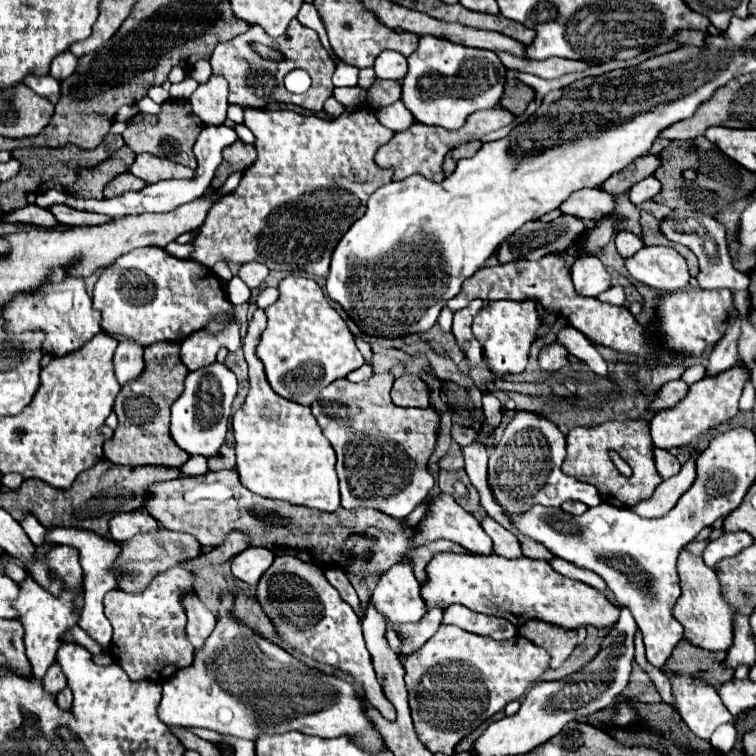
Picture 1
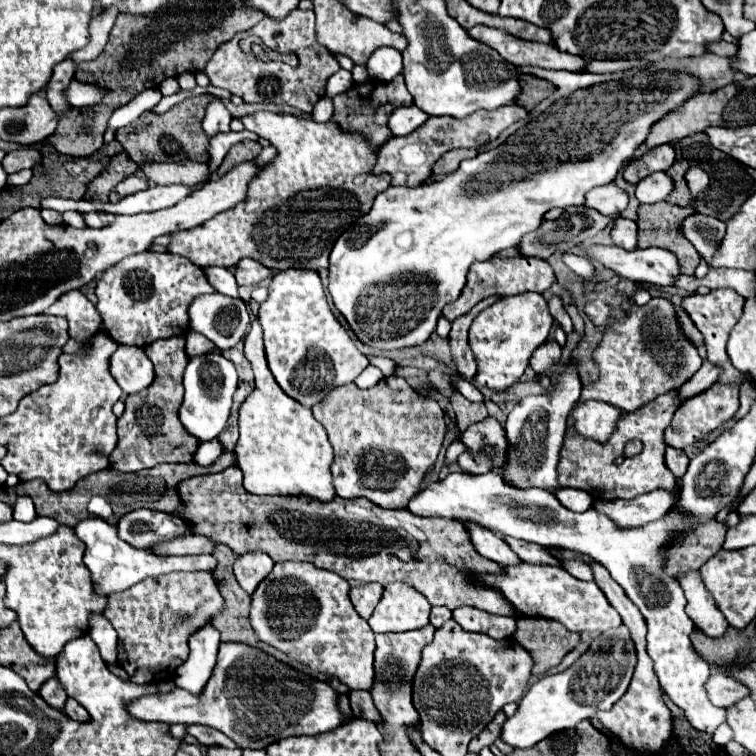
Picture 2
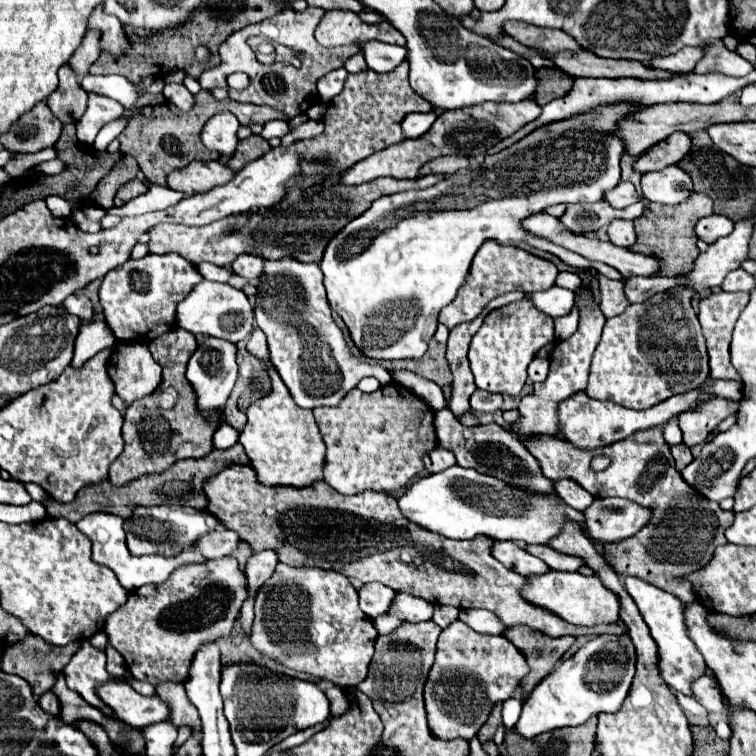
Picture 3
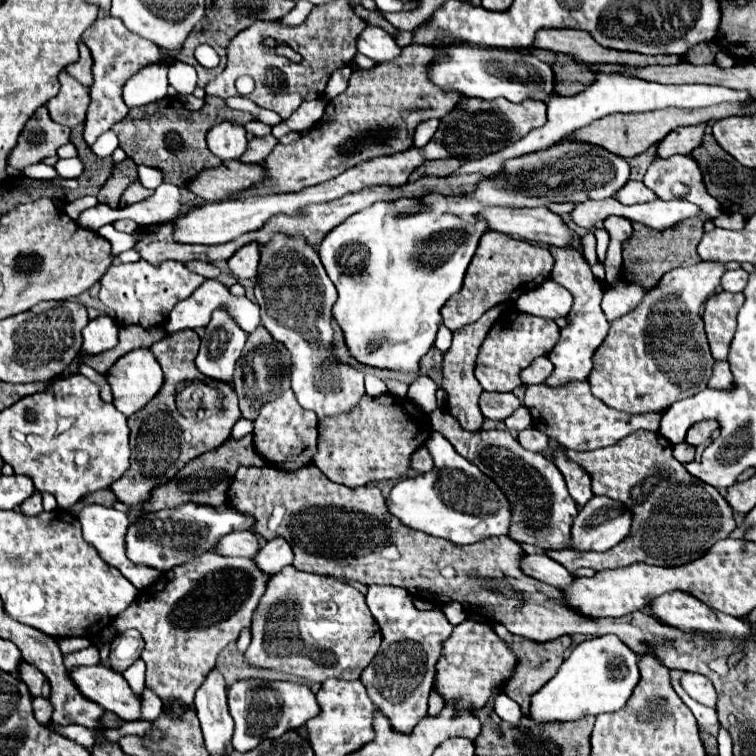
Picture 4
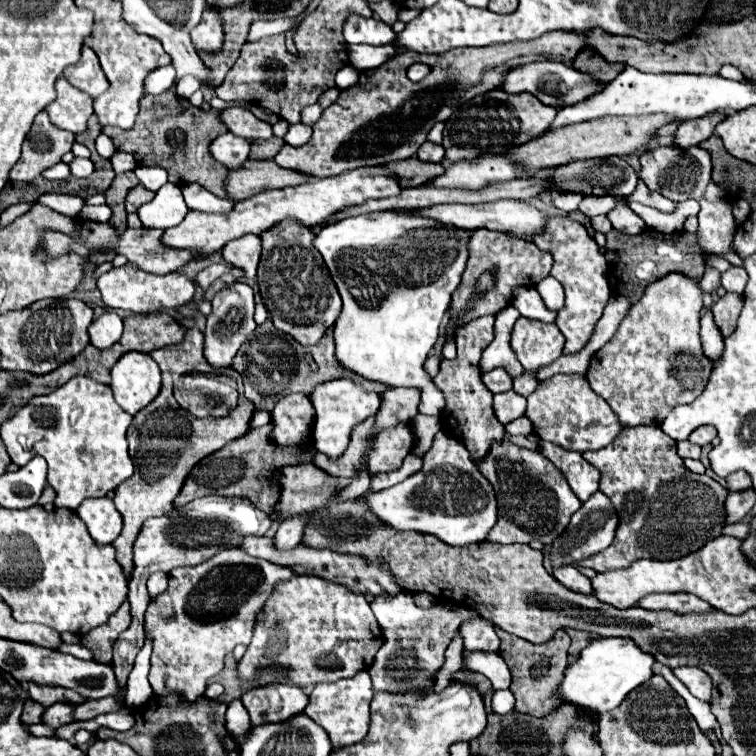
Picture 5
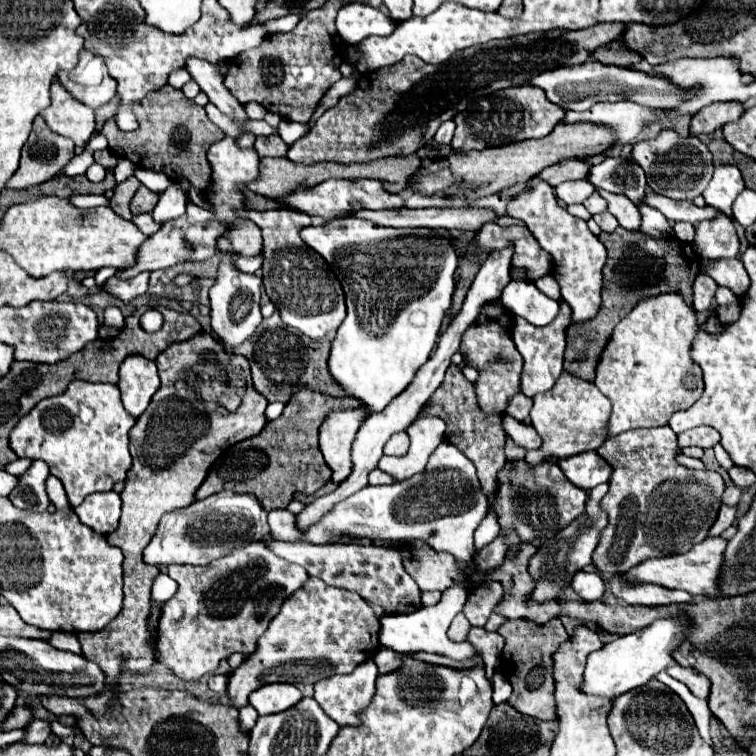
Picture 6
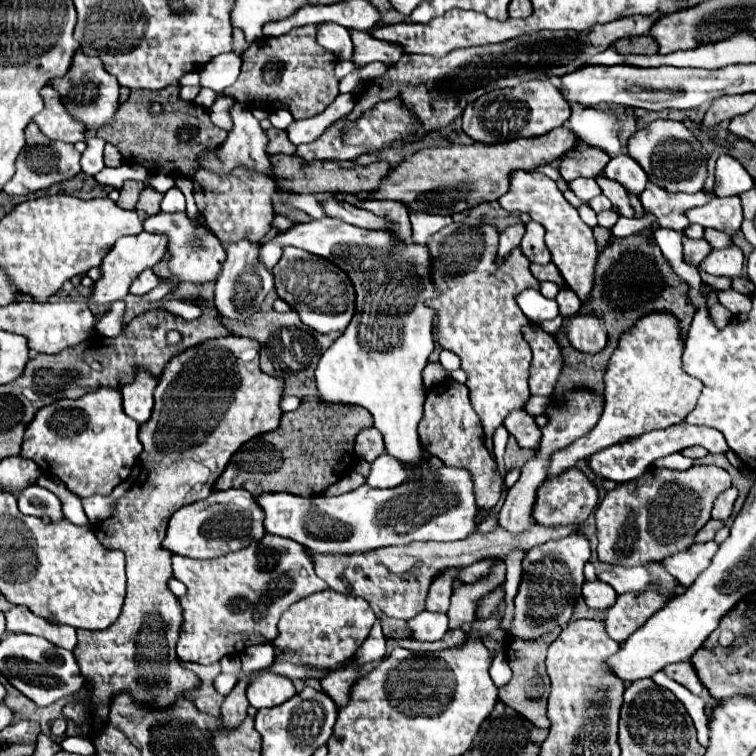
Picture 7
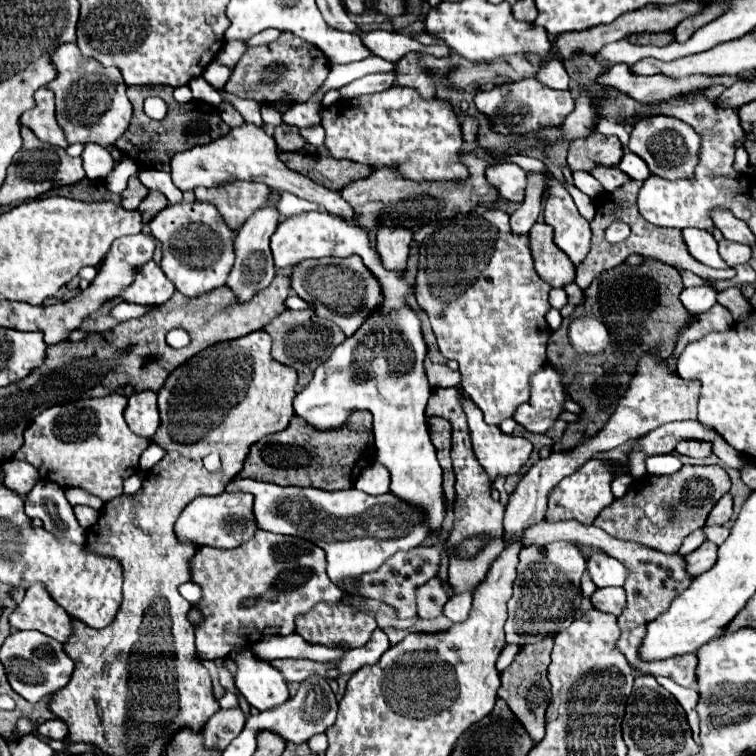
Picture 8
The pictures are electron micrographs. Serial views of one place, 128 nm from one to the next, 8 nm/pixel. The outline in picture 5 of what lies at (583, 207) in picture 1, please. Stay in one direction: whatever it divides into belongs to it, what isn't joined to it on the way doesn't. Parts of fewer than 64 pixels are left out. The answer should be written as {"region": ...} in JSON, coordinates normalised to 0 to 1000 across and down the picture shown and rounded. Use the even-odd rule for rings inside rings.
{"region":[[[844,238],[841,243],[841,254],[836,254],[836,259],[828,259],[828,265],[839,265],[839,267],[847,267],[847,270],[854,270],[854,272],[862,272],[862,275],[870,275],[876,280],[889,280],[892,278],[892,267],[873,259],[873,254],[865,254],[865,251],[857,251],[852,241]]]}

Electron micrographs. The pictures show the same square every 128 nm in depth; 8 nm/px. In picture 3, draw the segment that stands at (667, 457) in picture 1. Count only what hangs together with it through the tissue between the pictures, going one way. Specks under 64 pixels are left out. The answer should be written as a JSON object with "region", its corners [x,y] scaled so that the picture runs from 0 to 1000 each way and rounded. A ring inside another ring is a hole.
{"region":[[[897,587],[897,590],[889,590],[889,603],[892,603],[892,611],[894,611],[894,619],[902,624],[913,611],[915,611],[915,601],[913,601],[913,593],[907,587]]]}

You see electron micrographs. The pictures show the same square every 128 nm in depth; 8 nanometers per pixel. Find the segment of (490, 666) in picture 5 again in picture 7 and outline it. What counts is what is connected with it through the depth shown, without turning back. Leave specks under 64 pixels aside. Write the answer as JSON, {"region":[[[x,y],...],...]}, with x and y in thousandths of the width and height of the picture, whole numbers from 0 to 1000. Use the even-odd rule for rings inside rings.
{"region":[[[590,614],[582,616],[577,627],[569,627],[561,635],[542,635],[524,646],[503,648],[479,640],[476,646],[442,659],[429,659],[429,656],[397,659],[378,651],[365,651],[365,653],[347,653],[341,659],[341,667],[352,677],[349,698],[354,706],[392,714],[394,720],[415,730],[450,730],[450,733],[460,733],[468,728],[492,728],[505,722],[532,722],[548,714],[614,714],[624,709],[632,680],[622,624],[616,619],[598,619]],[[556,810],[537,825],[537,844],[556,849],[577,849],[585,847],[593,831],[593,815],[585,810]]]}

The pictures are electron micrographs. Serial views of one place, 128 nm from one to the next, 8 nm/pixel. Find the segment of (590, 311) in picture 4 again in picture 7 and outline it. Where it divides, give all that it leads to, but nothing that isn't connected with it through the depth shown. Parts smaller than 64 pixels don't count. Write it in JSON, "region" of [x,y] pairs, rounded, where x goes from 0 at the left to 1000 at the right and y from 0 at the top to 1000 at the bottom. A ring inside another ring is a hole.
{"region":[[[680,228],[680,233],[675,235],[675,251],[661,259],[661,272],[680,283],[680,280],[693,280],[698,283],[704,291],[709,291],[712,296],[720,299],[722,310],[722,325],[730,336],[730,347],[738,352],[746,373],[751,381],[757,381],[762,386],[762,392],[767,392],[767,399],[775,402],[780,384],[786,378],[786,354],[791,347],[791,325],[783,310],[783,302],[778,302],[770,288],[765,286],[765,278],[757,275],[749,262],[743,259],[743,254],[738,251],[735,241],[728,238],[725,233],[714,230],[714,228]]]}

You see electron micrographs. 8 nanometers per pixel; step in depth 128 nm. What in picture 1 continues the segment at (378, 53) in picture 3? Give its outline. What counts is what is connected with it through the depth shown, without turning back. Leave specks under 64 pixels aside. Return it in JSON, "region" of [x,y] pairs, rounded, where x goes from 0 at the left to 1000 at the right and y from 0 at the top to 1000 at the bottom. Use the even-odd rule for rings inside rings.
{"region":[[[508,66],[495,82],[495,93],[497,93],[497,103],[532,106],[540,95],[540,82],[537,82],[537,74],[521,66]]]}

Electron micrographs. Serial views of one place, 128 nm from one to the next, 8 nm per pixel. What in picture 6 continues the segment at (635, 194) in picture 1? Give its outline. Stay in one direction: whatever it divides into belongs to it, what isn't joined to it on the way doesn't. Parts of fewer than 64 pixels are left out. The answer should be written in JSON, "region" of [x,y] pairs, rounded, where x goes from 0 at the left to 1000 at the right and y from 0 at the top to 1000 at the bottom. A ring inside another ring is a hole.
{"region":[[[876,172],[868,183],[841,190],[836,209],[849,220],[857,246],[865,254],[892,265],[918,265],[926,259],[944,228],[937,193],[929,190],[921,180],[897,180],[892,172]],[[954,282],[947,283],[944,291],[926,294],[921,299],[921,312],[915,325],[934,344],[974,341],[979,320],[976,320],[968,288]]]}

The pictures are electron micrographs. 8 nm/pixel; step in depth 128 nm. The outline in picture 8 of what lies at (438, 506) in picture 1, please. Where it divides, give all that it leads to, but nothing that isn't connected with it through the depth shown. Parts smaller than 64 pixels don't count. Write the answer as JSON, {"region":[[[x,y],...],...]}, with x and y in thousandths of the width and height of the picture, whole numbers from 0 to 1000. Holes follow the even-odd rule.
{"region":[[[788,778],[788,783],[780,788],[780,796],[788,807],[817,815],[828,799],[825,778]]]}

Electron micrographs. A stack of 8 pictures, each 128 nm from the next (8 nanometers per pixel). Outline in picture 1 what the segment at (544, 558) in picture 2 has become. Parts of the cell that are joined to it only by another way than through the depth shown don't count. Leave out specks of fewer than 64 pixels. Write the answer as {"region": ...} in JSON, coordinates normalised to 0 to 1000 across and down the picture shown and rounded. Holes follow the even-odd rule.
{"region":[[[640,683],[635,688],[635,696],[640,696],[640,704],[651,712],[651,725],[656,733],[667,735],[667,738],[685,738],[690,735],[688,720],[683,714],[680,706],[675,706],[669,698],[664,698],[659,690],[653,690],[651,685]]]}

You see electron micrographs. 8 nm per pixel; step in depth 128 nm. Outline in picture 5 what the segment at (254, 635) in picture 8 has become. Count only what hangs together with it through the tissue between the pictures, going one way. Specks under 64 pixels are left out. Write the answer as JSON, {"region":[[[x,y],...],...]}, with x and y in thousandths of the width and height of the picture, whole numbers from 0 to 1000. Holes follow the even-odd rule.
{"region":[[[317,725],[291,728],[262,749],[230,751],[222,759],[220,783],[201,791],[190,812],[190,833],[201,847],[198,907],[204,918],[235,915],[238,923],[259,929],[275,899],[296,881],[296,868],[315,852],[331,852],[339,812],[368,767],[384,767],[389,759],[381,749],[328,735]]]}

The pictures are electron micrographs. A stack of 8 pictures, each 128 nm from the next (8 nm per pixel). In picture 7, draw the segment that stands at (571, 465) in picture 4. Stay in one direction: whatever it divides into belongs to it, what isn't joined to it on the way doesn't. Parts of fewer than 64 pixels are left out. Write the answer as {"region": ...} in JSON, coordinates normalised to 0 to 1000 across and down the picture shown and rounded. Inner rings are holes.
{"region":[[[680,542],[669,550],[667,566],[683,579],[688,593],[704,593],[709,595],[716,582],[716,569],[706,558],[706,550],[701,550],[693,542]],[[899,558],[899,561],[878,566],[878,569],[865,569],[857,574],[849,574],[847,579],[839,579],[839,582],[812,587],[810,593],[799,593],[794,601],[788,598],[783,606],[778,606],[778,616],[788,630],[794,630],[799,635],[828,638],[828,635],[839,635],[839,632],[849,630],[849,624],[858,619],[865,608],[884,603],[884,601],[892,601],[892,598],[899,598],[910,590],[929,590],[942,601],[963,598],[960,582],[950,569],[937,566],[937,563],[915,563],[915,561]]]}

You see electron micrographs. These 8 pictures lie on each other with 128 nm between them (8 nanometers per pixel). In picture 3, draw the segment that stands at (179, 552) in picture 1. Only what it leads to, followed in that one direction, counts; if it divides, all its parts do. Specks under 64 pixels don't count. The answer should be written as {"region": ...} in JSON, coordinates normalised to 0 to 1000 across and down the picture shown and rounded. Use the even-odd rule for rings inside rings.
{"region":[[[286,701],[275,709],[267,709],[267,714],[259,717],[259,722],[254,722],[257,728],[265,728],[275,741],[278,738],[294,738],[302,735],[312,728],[315,722],[315,706],[307,701]]]}

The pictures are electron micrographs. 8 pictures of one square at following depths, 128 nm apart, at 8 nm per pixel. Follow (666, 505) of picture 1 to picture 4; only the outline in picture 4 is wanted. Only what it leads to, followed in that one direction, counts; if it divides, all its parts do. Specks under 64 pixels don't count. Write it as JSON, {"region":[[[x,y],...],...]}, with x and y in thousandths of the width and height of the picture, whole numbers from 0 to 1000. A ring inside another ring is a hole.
{"region":[[[786,656],[759,688],[757,725],[802,730],[833,706],[833,696],[836,680],[817,661]]]}

